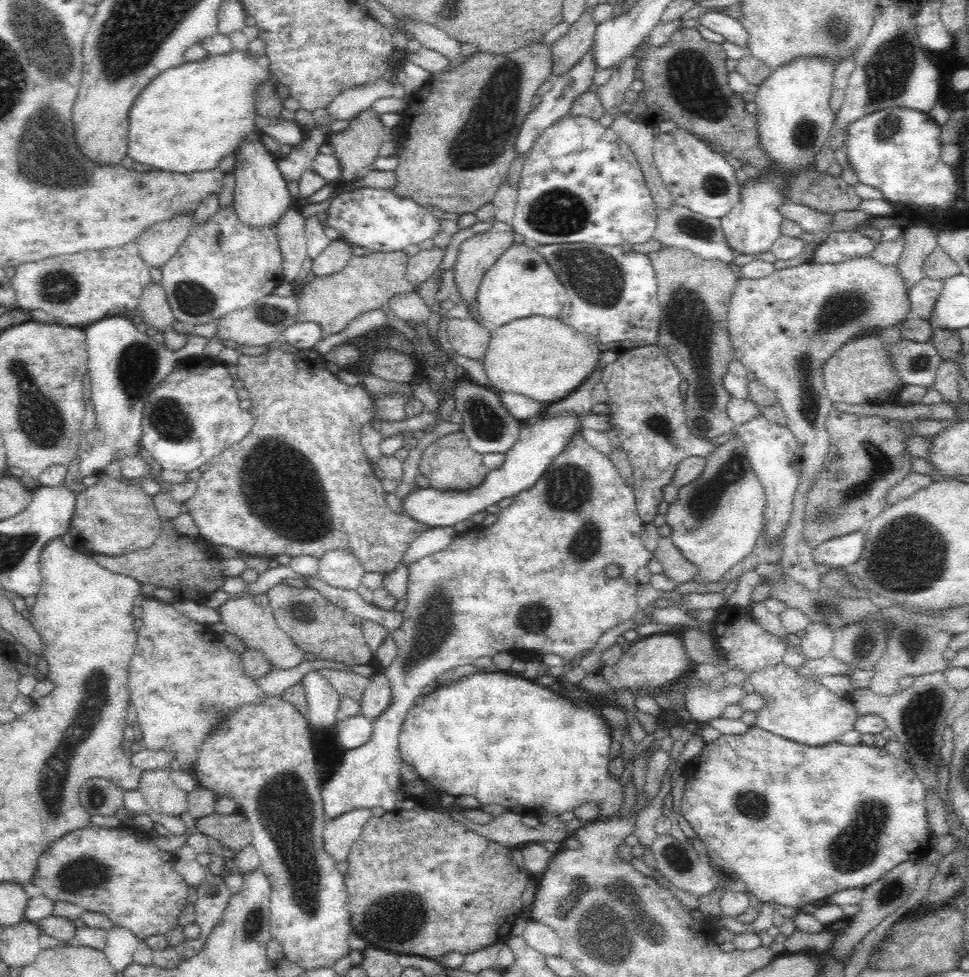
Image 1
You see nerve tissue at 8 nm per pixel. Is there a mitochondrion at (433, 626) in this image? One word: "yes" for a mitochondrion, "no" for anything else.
yes

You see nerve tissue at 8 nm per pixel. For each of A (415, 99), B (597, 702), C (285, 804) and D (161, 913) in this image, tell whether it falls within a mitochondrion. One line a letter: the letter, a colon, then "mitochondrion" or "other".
A: other
B: other
C: mitochondrion
D: other

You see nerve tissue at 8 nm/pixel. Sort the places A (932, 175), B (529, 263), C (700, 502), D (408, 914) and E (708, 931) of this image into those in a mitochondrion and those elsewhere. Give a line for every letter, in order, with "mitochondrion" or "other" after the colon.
A: other
B: mitochondrion
C: mitochondrion
D: mitochondrion
E: other

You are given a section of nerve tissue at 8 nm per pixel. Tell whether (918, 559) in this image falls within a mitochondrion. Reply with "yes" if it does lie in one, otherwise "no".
yes

